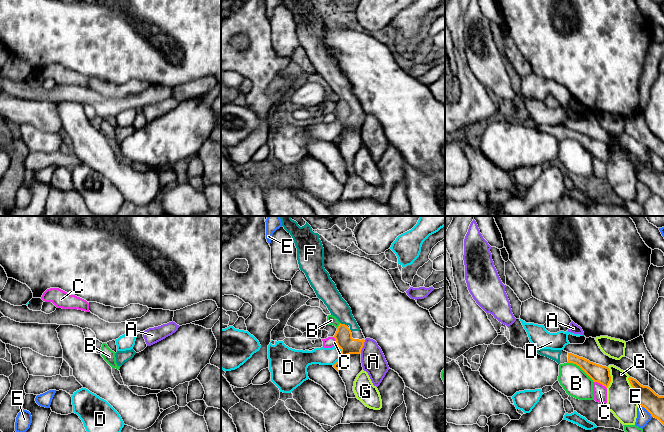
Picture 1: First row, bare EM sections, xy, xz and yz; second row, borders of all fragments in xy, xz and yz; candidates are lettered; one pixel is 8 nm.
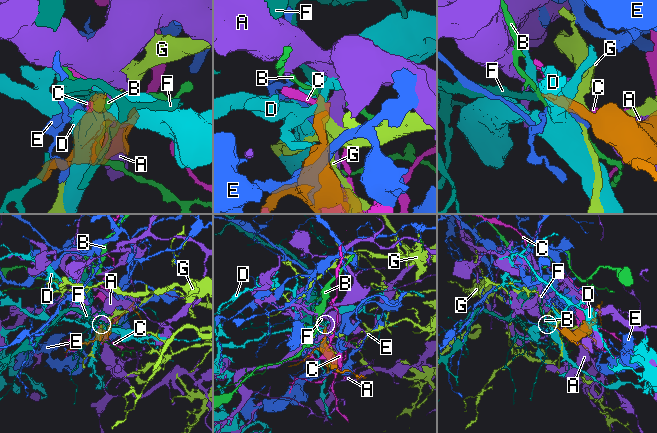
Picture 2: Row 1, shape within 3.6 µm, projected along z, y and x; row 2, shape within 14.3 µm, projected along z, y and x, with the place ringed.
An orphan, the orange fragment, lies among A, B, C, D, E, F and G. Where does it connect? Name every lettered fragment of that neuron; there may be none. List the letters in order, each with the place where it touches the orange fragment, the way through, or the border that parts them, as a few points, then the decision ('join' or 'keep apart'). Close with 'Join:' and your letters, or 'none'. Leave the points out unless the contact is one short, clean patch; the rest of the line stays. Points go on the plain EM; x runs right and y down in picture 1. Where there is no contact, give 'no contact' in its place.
A: xz (362, 122) | keep apart
B: yz (580, 143) | along yz (567, 138), (576, 140), (593, 157) | keep apart
C: yz (600, 159) | keep apart
D: xz (341, 130) | along xz (336, 119), (340, 125), (340, 134), (333, 141) | keep apart
E: yz (645, 184) | keep apart
F: xz (343, 100) | across xz (343, 112), (343, 100), (343, 89), (338, 83) | join
G: yz (634, 166) | keep apart
Join: F

